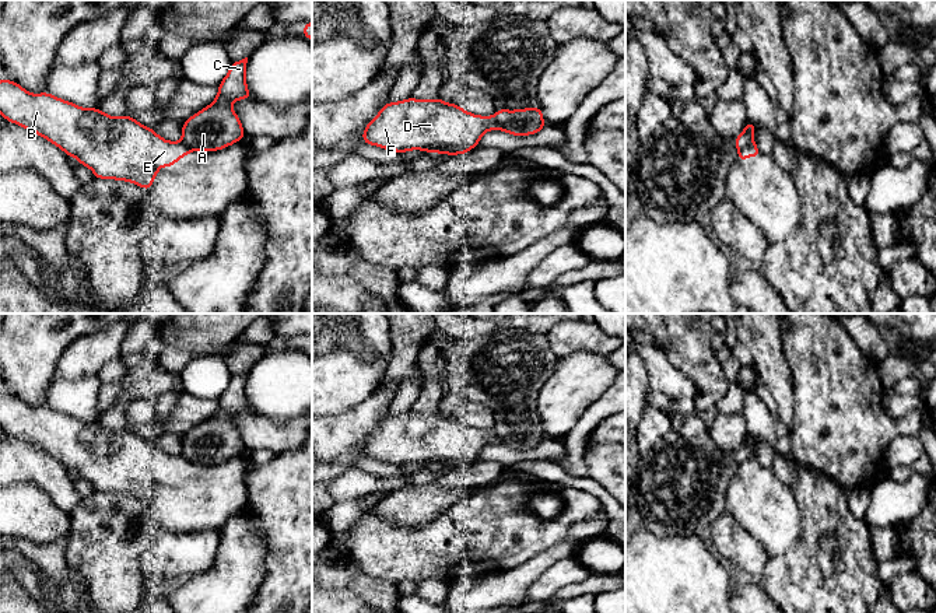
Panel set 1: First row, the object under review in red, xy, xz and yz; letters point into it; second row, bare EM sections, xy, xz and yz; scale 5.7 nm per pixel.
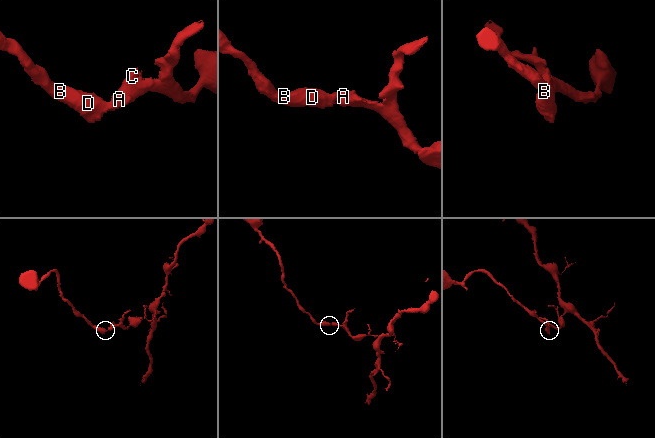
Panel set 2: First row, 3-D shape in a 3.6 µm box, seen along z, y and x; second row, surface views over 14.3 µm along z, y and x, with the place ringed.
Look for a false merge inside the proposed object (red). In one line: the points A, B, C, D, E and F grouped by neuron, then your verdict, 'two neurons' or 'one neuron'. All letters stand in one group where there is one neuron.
A C / B D E F | two neurons

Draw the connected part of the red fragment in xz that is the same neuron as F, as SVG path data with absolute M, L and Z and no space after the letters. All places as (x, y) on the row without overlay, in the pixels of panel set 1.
M407 411L385 417L365 439L362 455L403 467L423 463L463 469L488 444L502 444L495 430L474 428L441 411Z

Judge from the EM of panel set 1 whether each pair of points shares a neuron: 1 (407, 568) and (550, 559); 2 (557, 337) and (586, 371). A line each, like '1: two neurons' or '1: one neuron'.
1: two neurons
2: two neurons

